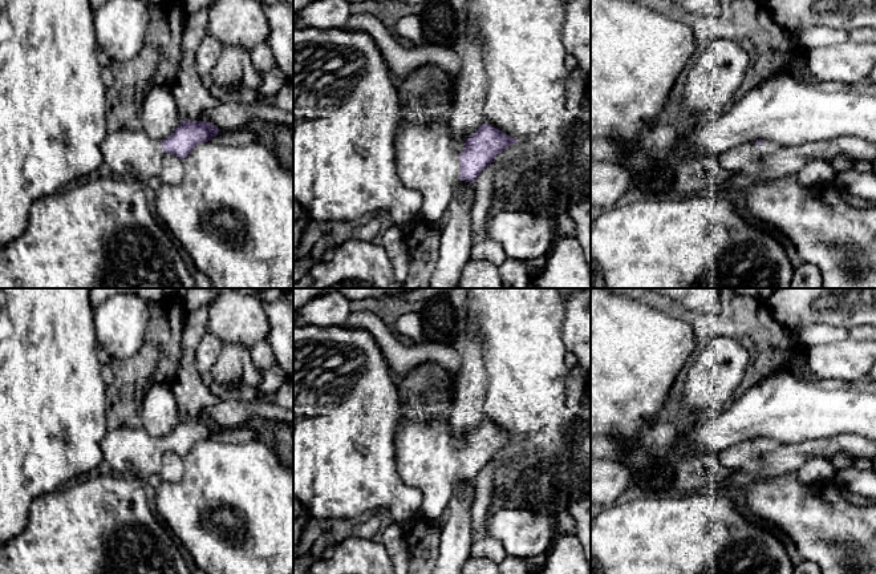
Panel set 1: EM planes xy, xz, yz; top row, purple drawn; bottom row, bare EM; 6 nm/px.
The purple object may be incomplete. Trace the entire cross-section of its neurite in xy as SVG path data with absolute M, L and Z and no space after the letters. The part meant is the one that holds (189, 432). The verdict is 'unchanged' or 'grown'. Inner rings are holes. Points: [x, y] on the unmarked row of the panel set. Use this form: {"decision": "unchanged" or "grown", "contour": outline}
{"decision": "grown", "contour": "M182 417L163 438L150 436L142 425L119 427L106 432L100 448L114 474L145 482L151 474L159 474L166 452L184 457L195 444L208 440L219 429L222 428L210 420L187 417Z"}

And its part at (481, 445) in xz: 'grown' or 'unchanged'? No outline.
grown

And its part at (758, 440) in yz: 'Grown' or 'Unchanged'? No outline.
Grown

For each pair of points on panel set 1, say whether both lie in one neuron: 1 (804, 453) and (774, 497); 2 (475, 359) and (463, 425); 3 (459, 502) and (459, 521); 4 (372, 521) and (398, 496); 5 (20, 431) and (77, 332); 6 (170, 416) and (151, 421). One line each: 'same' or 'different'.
1: different
2: same
3: same
4: different
5: same
6: same

